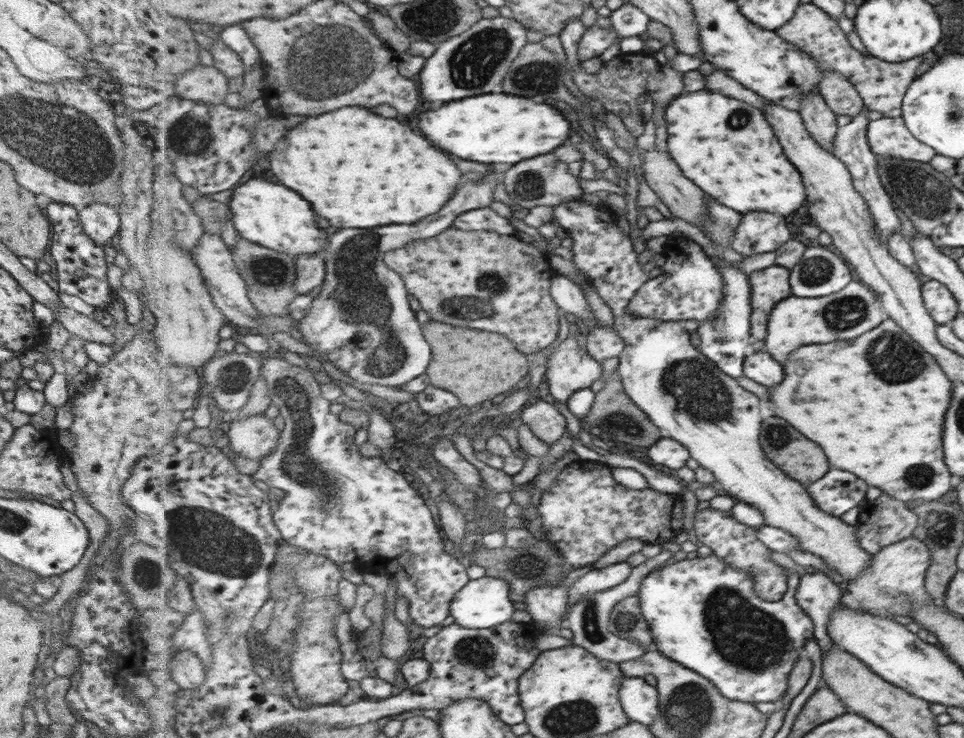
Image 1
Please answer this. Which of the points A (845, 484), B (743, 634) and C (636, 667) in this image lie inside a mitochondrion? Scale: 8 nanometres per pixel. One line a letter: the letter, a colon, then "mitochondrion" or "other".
A: other
B: mitochondrion
C: other

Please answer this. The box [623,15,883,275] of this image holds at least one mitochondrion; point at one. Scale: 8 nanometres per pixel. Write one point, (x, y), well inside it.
(737, 119)

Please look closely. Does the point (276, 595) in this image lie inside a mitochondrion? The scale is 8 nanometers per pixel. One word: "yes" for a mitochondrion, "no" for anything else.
no

